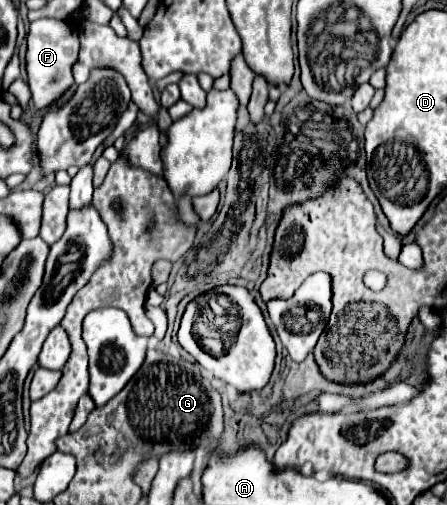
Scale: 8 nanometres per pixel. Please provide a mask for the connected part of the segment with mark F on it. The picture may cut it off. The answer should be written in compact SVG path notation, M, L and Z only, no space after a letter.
M41 18L31 22L27 34L27 74L35 108L39 110L47 108L73 84L71 66L77 60L77 52L79 52L79 32L75 24L53 18Z

